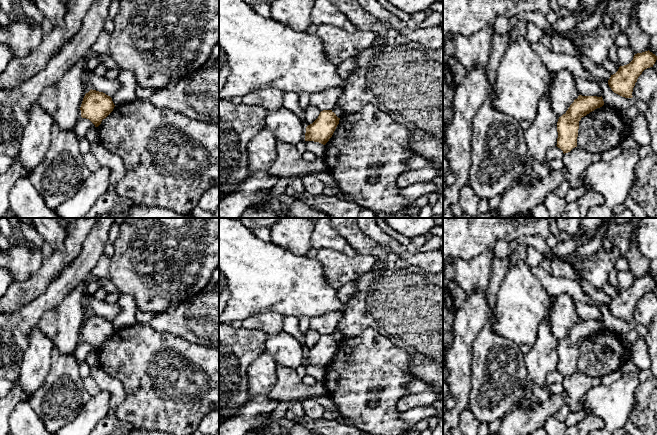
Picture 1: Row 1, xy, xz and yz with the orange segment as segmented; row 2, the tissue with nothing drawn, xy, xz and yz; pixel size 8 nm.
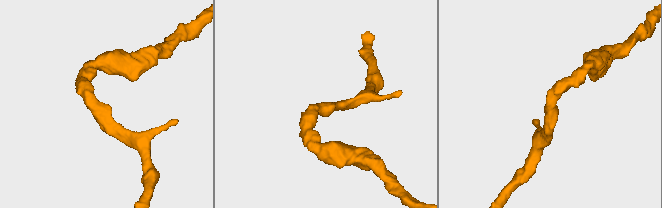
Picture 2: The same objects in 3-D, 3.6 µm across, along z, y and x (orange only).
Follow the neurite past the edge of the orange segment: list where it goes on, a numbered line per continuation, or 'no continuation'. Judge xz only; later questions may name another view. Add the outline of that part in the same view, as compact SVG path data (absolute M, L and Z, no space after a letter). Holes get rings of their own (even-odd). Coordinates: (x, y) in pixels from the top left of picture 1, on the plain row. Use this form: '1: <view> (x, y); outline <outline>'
no continuation

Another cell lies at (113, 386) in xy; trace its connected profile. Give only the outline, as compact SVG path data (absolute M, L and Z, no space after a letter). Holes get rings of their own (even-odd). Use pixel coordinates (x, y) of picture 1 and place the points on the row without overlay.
M100 366L91 368L90 377L101 390L110 394L110 405L112 408L116 408L123 403L125 391L121 381L108 375Z

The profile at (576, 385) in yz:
M577 370L565 377L562 384L567 393L566 405L570 412L577 412L583 409L584 395L589 390L599 386L601 378L591 377Z

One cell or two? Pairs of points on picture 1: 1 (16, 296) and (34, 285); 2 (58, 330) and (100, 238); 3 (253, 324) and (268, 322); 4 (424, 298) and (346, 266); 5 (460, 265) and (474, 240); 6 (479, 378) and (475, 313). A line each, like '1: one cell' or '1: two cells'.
1: one cell
2: two cells
3: one cell
4: two cells
5: two cells
6: two cells

